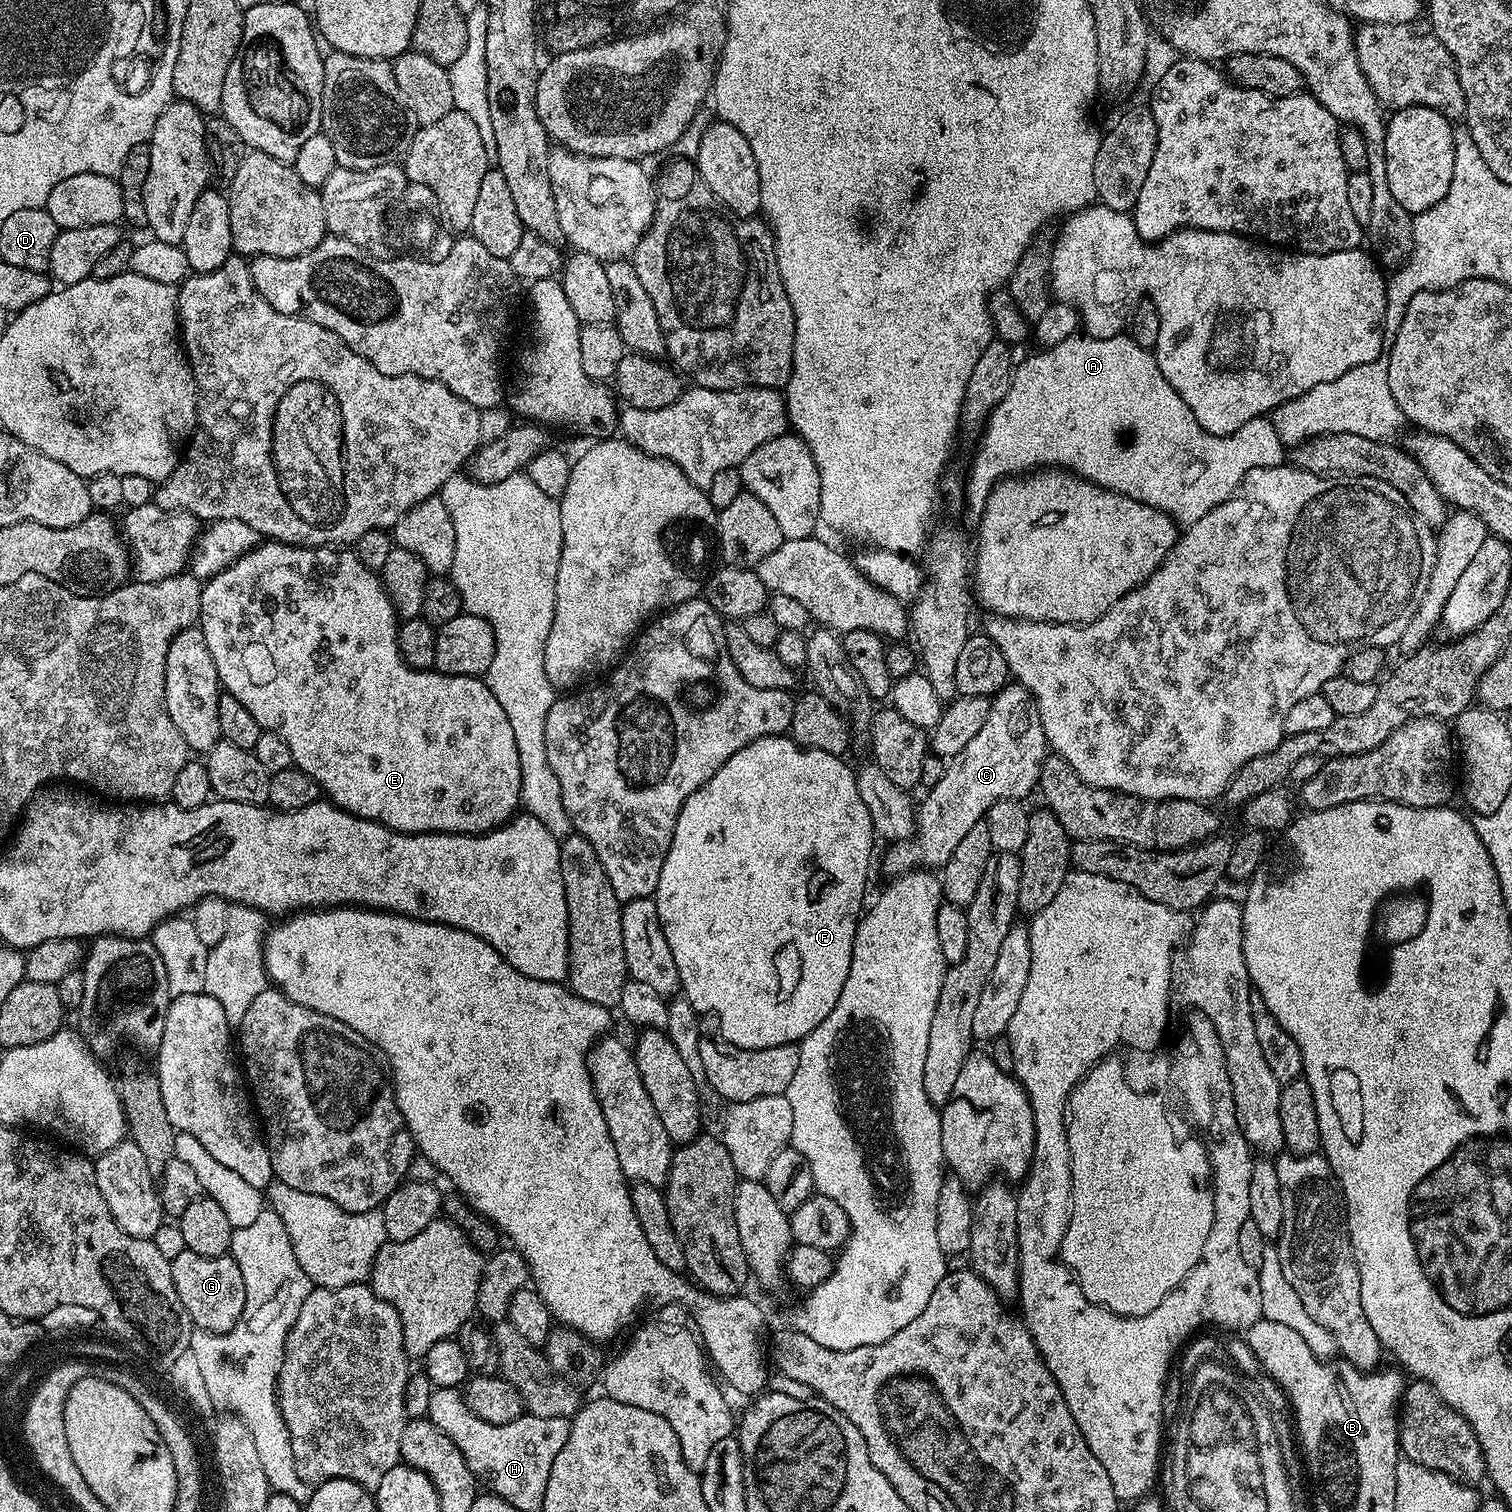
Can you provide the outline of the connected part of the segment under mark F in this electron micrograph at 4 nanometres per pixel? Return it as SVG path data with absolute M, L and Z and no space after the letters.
M782 734L767 740L756 740L749 747L738 750L738 754L734 758L730 758L728 764L722 765L720 772L714 774L714 778L710 782L706 782L702 788L696 791L696 795L688 799L687 804L684 804L680 811L680 821L674 826L672 850L666 854L664 859L664 869L658 878L654 897L658 906L658 918L662 922L662 930L666 934L666 943L670 946L670 954L674 954L674 962L678 966L678 978L683 999L689 1000L697 1012L715 1016L716 1023L720 1025L720 1033L724 1035L726 1042L739 1048L769 1048L783 1044L796 1044L803 1040L810 1034L810 1030L814 1030L814 1026L818 1026L822 1022L822 1018L826 1018L826 1014L830 1014L832 1004L838 1002L838 994L842 994L842 986L846 986L846 978L850 974L856 926L860 922L862 909L865 907L864 891L868 888L868 867L872 864L872 840L874 841L870 810L866 810L866 805L862 802L862 794L858 794L858 782L853 765L848 765L846 761L847 759L834 754L824 754L822 750L794 746L793 741Z

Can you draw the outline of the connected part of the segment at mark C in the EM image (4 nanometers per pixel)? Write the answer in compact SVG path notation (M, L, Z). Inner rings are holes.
M1012 682L1002 691L991 697L990 714L986 714L986 722L982 722L982 730L962 746L957 756L947 761L942 778L933 788L923 794L924 801L919 801L916 808L916 830L907 840L898 840L887 845L888 853L884 856L885 877L895 878L904 872L913 870L939 869L954 854L958 842L973 826L983 821L985 814L999 800L1018 800L1027 797L1027 792L1037 787L1040 782L1040 771L1044 765L1044 758L1049 751L1048 739L1042 730L1042 718L1036 709L1034 698L1022 687Z

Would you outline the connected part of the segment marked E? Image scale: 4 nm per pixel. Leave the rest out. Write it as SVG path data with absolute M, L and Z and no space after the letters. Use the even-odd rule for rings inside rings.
M261 542L255 548L250 549L245 556L238 558L230 566L226 566L226 570L222 570L218 574L214 574L209 580L203 581L198 627L201 634L206 638L206 650L210 650L210 658L214 658L214 666L218 670L221 689L227 695L238 698L238 702L242 702L242 706L246 706L246 710L250 710L254 722L258 722L258 726L263 731L273 732L278 734L278 738L283 738L286 746L290 746L293 765L301 768L306 774L310 774L310 778L314 778L314 782L318 782L321 793L342 810L360 816L364 820L373 820L379 824L384 824L388 828L393 828L396 832L453 832L463 836L479 836L482 832L492 832L496 828L501 828L503 824L507 824L513 816L517 815L518 809L521 807L522 766L518 766L518 745L514 743L514 729L511 728L510 721L506 719L506 710L502 710L498 698L494 698L494 694L490 694L487 683L479 676L448 676L445 672L435 670L423 672L417 668L411 668L406 663L400 651L394 647L394 633L398 627L396 611L388 595L384 593L383 586L380 585L379 575L375 571L367 569L356 557L355 551L337 550L332 546L306 548L295 544Z

